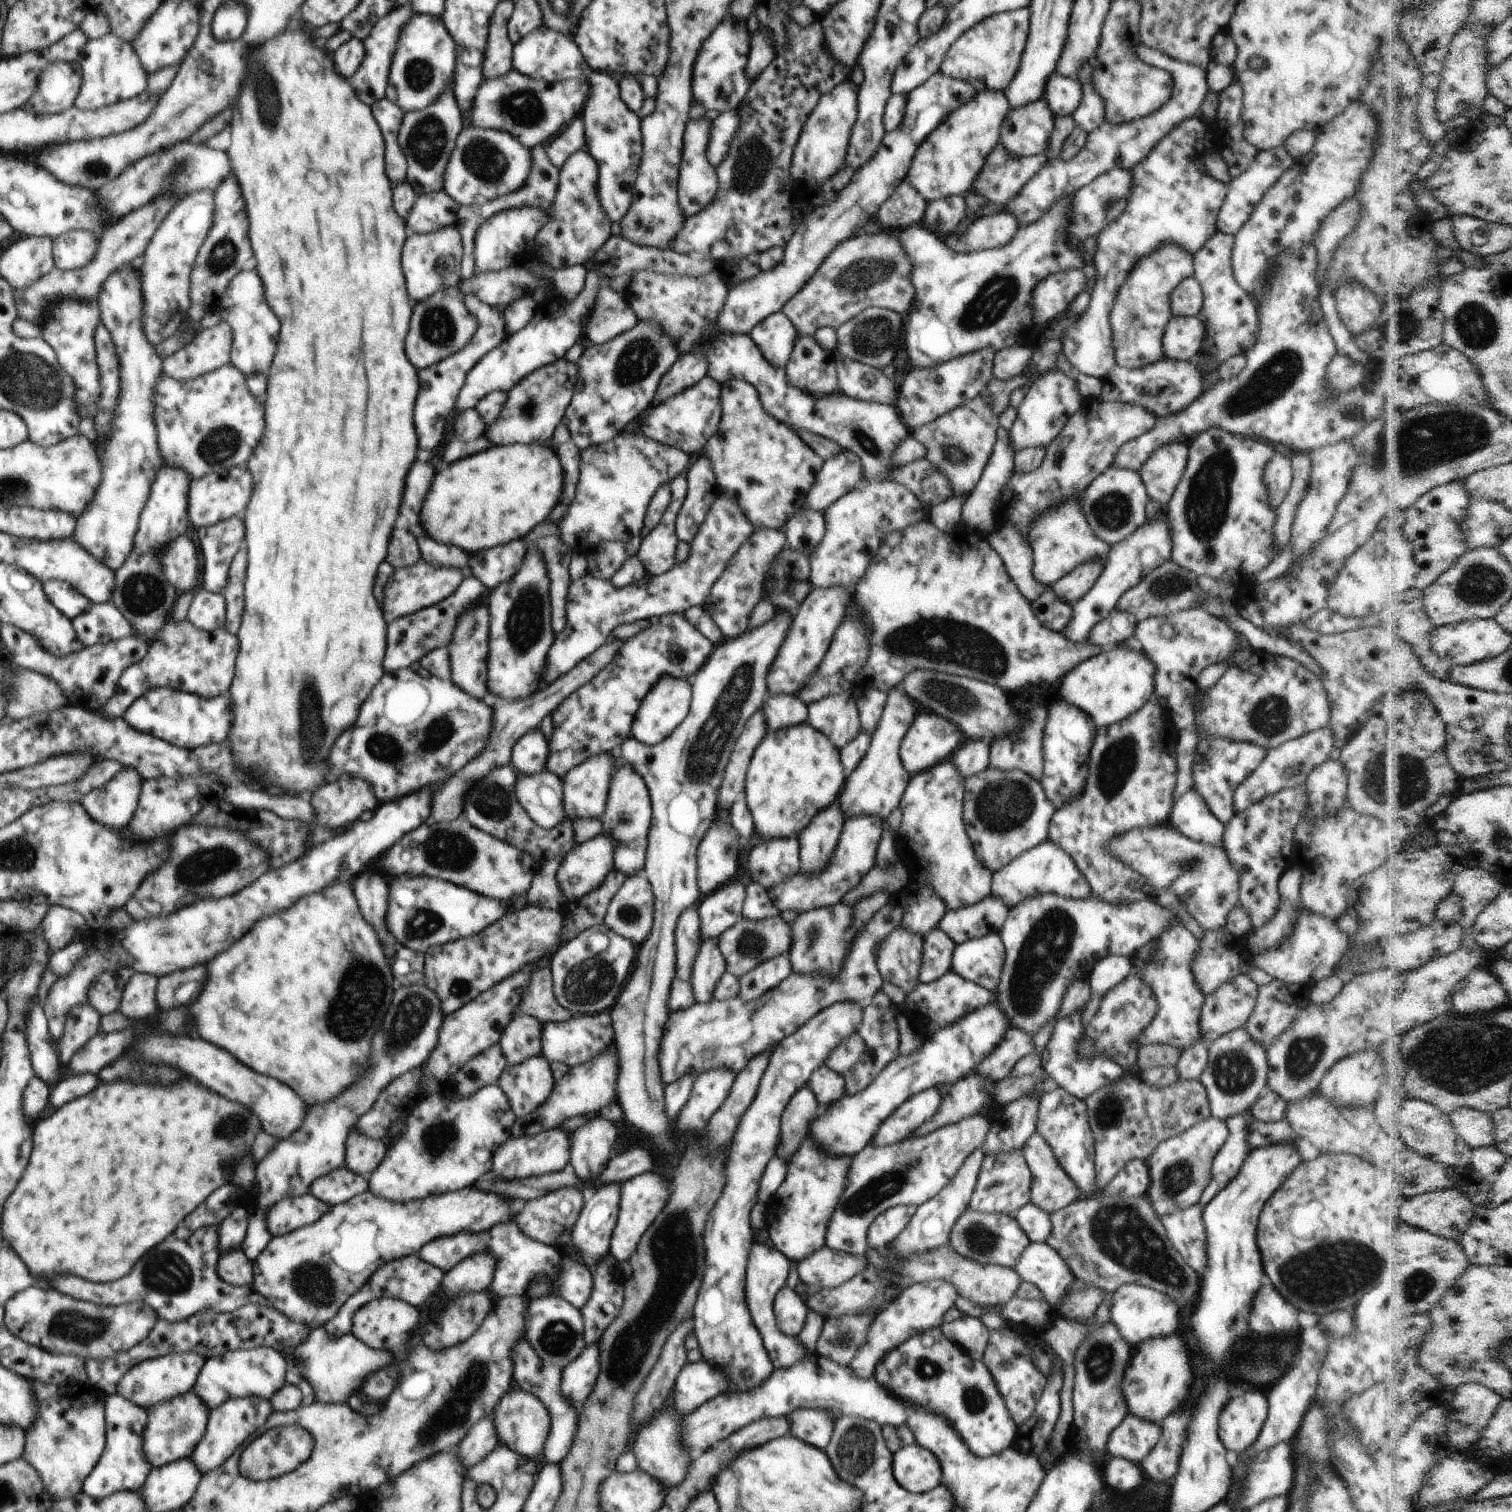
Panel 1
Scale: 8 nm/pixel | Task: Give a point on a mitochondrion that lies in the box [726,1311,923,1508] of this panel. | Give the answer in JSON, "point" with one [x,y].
{"point":[856,1452]}

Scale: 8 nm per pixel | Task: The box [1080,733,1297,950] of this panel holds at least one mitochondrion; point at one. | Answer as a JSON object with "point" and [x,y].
{"point":[1186,864]}

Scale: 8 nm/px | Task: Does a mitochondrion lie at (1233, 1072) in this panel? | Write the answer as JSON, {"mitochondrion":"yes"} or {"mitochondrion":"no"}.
{"mitochondrion":"yes"}

